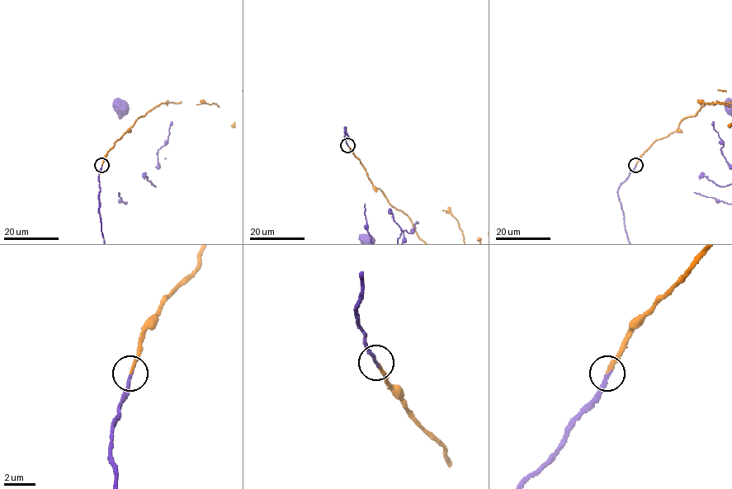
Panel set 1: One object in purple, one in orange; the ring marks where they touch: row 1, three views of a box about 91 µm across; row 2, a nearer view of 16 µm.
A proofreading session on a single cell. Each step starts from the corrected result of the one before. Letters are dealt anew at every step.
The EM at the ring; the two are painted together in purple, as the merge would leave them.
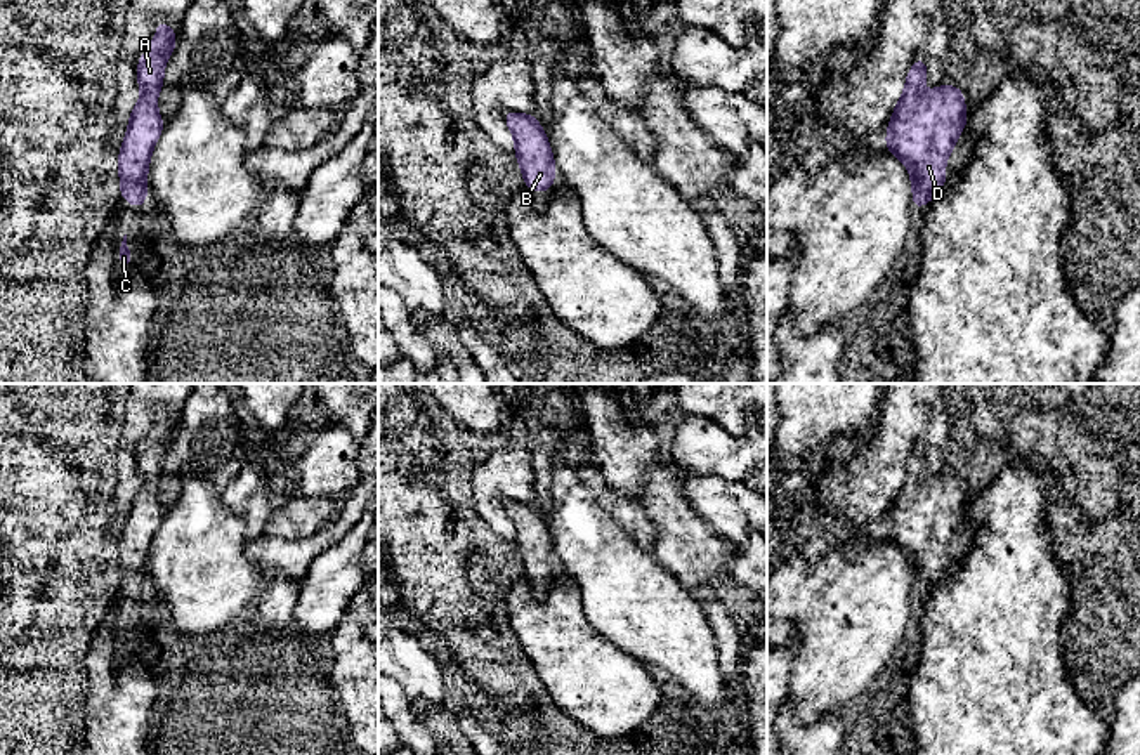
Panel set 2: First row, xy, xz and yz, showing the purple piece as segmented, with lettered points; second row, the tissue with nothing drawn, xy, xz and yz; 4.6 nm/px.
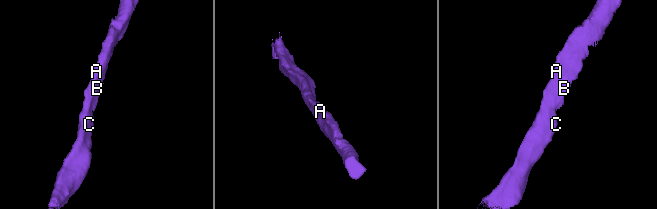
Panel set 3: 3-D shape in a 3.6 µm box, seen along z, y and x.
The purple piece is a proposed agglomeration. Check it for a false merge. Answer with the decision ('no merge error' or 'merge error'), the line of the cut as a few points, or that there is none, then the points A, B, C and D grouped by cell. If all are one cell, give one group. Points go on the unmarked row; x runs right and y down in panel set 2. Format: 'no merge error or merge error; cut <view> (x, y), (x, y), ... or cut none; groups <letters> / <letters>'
no merge error; cut none; groups A B C D

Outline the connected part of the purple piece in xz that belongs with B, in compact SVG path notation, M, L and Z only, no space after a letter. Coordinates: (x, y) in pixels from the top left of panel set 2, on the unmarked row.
M503 500L505 512L514 522L514 536L524 576L545 581L555 569L555 550L548 526L534 503Z

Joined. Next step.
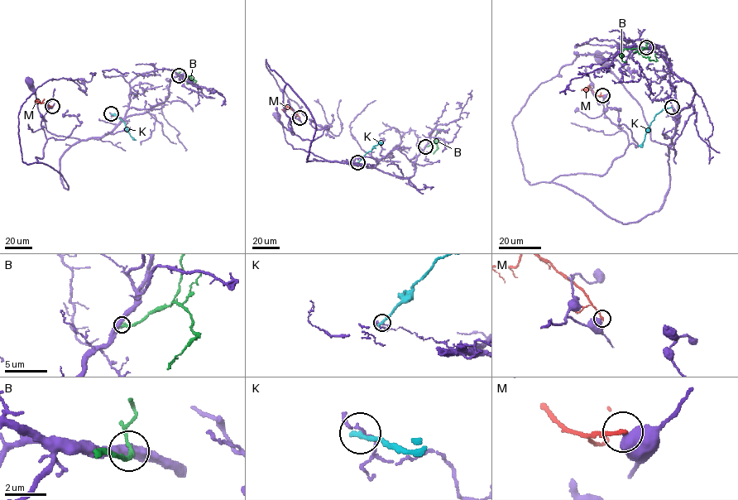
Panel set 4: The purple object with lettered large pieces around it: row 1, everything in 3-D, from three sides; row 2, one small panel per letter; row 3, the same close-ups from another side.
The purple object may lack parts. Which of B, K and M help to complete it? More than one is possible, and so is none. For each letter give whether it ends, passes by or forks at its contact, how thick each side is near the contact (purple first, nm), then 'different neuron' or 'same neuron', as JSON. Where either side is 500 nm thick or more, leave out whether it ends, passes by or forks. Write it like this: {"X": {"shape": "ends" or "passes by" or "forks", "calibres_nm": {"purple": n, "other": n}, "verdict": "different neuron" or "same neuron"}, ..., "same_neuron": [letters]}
{"B": {"shape": "passes by", "calibres_nm": {"purple": 440, "other": 160}, "verdict": "different neuron"}, "K": {"shape": "ends", "calibres_nm": {"purple": 110, "other": 280}, "verdict": "different neuron"}, "M": {"calibres_nm": {"purple": 500, "other": 200}, "verdict": "different neuron"}, "same_neuron": []}

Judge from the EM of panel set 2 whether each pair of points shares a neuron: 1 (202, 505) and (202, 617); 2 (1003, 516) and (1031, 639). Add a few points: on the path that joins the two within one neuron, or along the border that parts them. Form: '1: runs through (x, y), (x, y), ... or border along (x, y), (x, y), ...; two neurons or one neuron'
1: runs through (200, 533), (196, 577), (202, 582), (202, 589); one neuron
2: runs through (1003, 547), (1003, 608); one neuron

